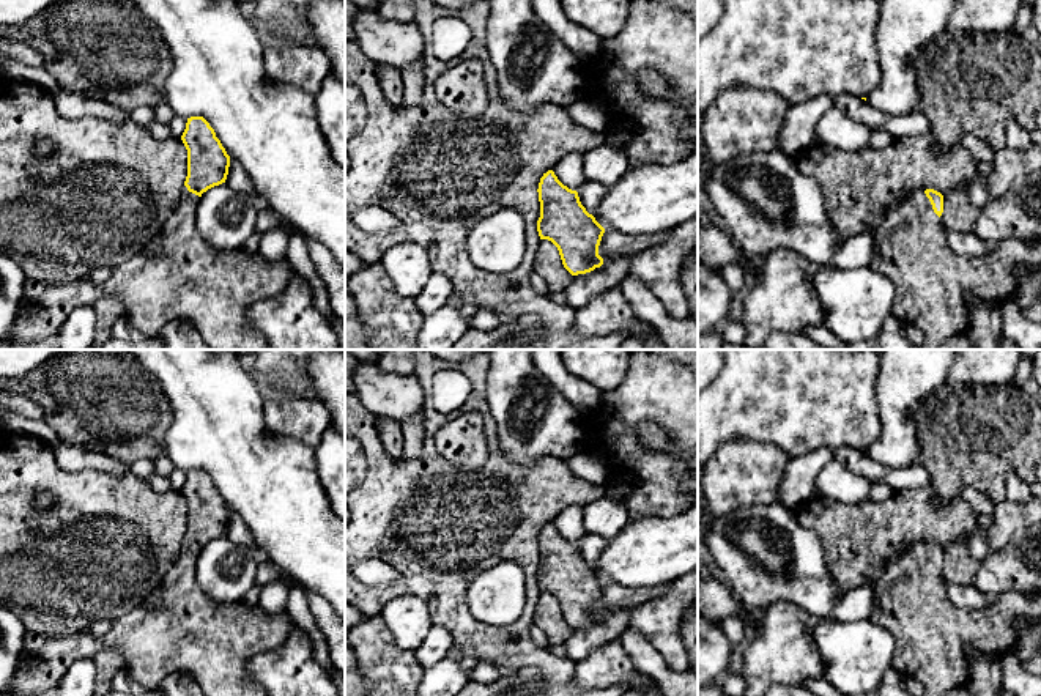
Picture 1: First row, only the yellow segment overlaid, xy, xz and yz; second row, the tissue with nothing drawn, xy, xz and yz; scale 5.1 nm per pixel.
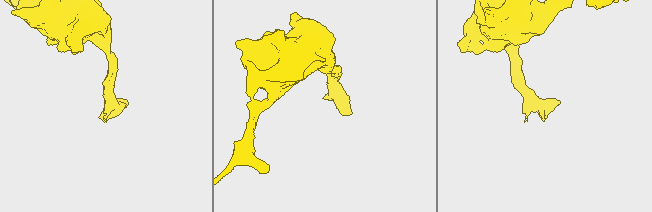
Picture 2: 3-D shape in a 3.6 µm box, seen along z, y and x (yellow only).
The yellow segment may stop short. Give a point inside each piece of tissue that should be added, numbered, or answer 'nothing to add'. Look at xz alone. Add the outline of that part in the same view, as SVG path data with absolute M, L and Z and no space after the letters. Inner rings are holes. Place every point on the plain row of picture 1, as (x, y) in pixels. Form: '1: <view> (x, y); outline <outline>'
nothing to add

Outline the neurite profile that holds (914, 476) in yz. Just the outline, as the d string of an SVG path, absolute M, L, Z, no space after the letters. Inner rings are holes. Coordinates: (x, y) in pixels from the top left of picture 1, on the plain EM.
M843 446L835 449L833 460L839 461L854 474L860 474L871 480L871 483L887 483L893 491L912 490L931 483L929 471L913 463L907 468L885 468L855 447Z

